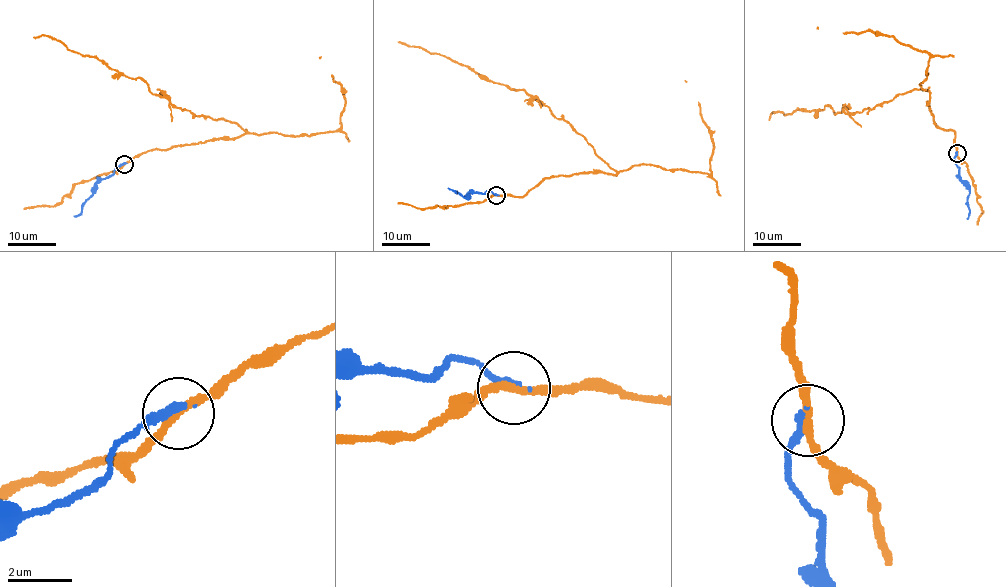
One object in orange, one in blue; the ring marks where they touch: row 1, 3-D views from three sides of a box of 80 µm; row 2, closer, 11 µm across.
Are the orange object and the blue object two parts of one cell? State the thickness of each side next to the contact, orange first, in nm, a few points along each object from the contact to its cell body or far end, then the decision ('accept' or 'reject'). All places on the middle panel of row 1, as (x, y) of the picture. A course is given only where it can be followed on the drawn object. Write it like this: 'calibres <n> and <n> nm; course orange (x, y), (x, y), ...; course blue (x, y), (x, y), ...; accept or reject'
calibres 200 and 280 nm; course orange (497, 195), (524, 197), (545, 178), (617, 171), (540, 100), (440, 55), (398, 42); course blue (497, 195), (487, 191), (473, 192), (464, 197), (448, 187); reject

